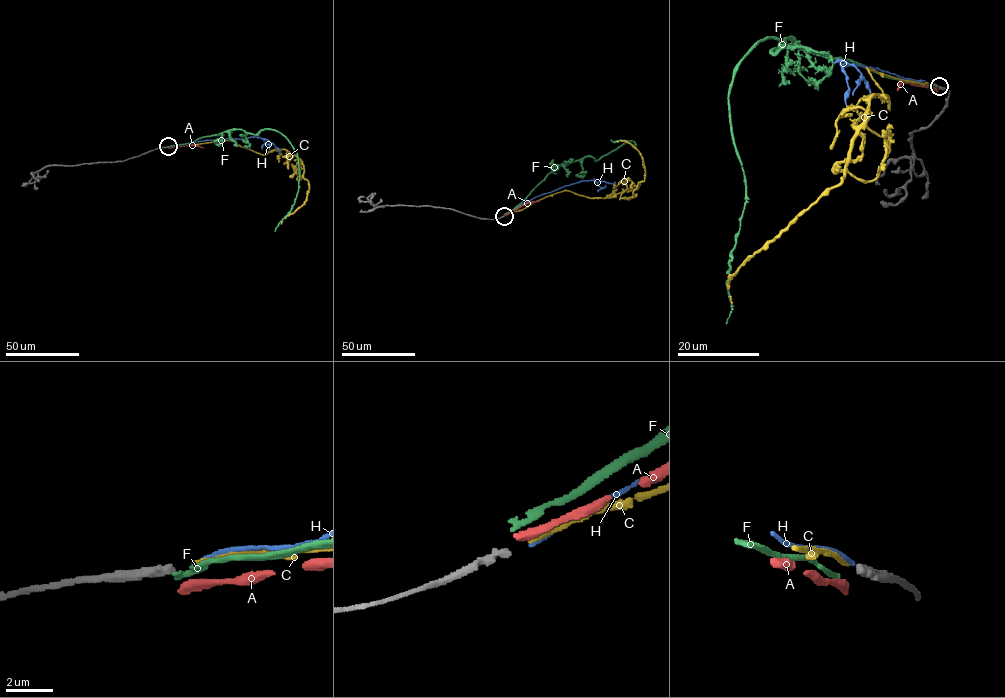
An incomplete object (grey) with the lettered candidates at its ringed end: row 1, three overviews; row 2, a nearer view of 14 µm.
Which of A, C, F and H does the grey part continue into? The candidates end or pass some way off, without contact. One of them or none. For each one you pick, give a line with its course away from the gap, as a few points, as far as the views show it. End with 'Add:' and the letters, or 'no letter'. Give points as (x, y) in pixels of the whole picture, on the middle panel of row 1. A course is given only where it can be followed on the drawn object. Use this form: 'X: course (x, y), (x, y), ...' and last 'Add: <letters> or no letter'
C: course (505, 215), (564, 190), (590, 198), (614, 197), (634, 190), (644, 180), (642, 157), (629, 143), (617, 142)
Add: C

